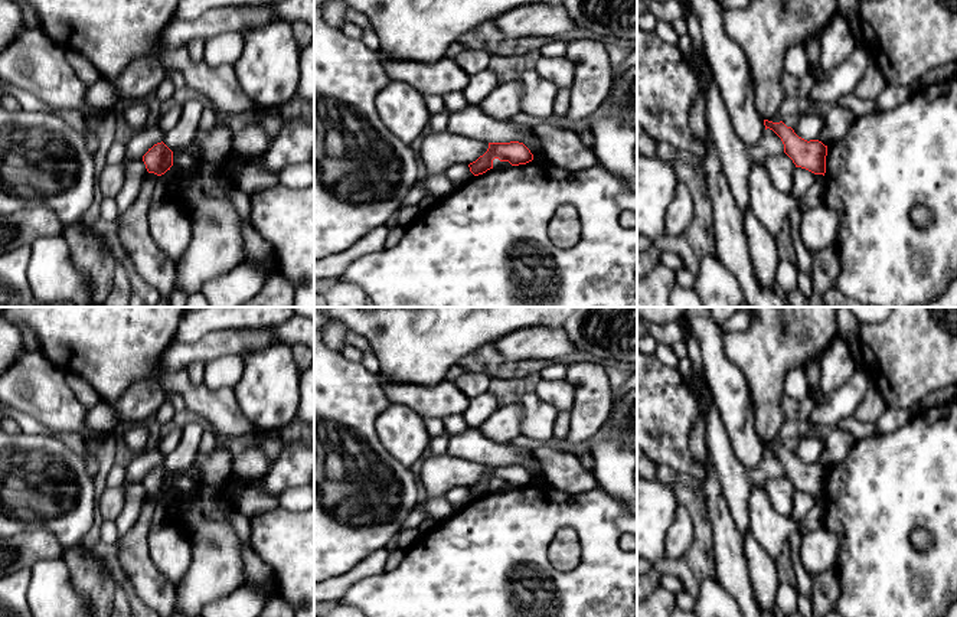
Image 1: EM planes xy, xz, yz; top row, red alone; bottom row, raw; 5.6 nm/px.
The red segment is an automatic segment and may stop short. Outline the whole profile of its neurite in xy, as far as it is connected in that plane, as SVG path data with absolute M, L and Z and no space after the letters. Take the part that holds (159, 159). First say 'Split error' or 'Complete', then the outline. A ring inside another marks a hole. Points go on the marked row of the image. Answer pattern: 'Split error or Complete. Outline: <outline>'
Complete. Outline: M161 141L148 148L143 161L148 173L161 176L173 166L173 151Z

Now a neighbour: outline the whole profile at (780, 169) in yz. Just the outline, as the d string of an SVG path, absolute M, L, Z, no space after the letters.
M783 153L767 159L762 164L767 169L770 180L775 189L783 193L791 193L796 172L793 160Z

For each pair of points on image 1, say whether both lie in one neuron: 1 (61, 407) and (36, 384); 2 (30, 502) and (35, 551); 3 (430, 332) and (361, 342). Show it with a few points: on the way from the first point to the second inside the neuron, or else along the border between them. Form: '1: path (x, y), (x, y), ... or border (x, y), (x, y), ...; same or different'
1: path (55, 402), (42, 389); same
2: border (15, 534), (48, 529), (64, 547); different
3: border (349, 327), (361, 333), (372, 349); different

